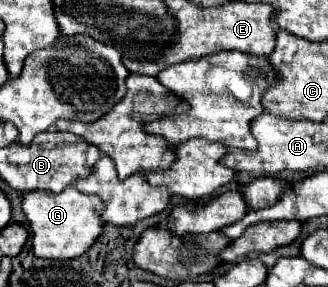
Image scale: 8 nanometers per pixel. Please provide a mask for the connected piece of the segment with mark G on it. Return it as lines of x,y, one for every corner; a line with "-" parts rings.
67,186
59,194
31,192
23,198
23,212
33,230
33,252
39,258
49,260
71,260
87,252
101,236
105,222
101,220
103,202
95,196
79,192
75,186

